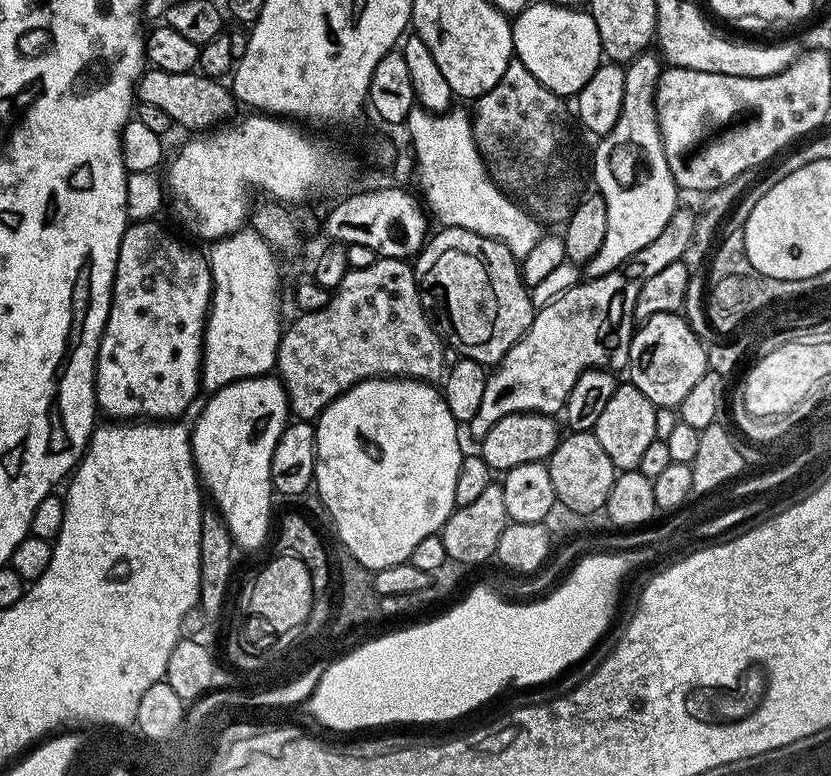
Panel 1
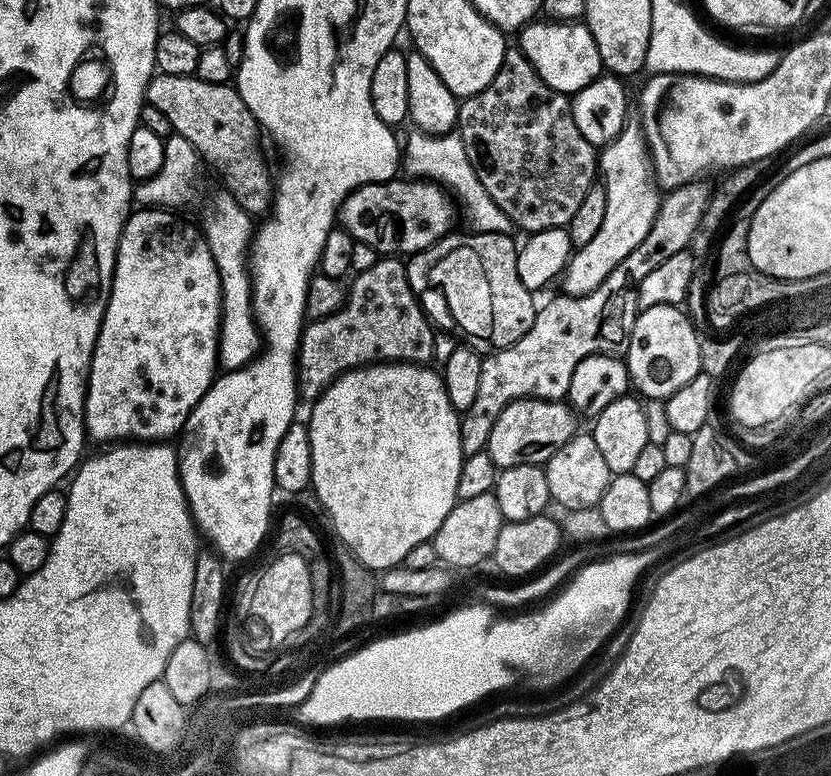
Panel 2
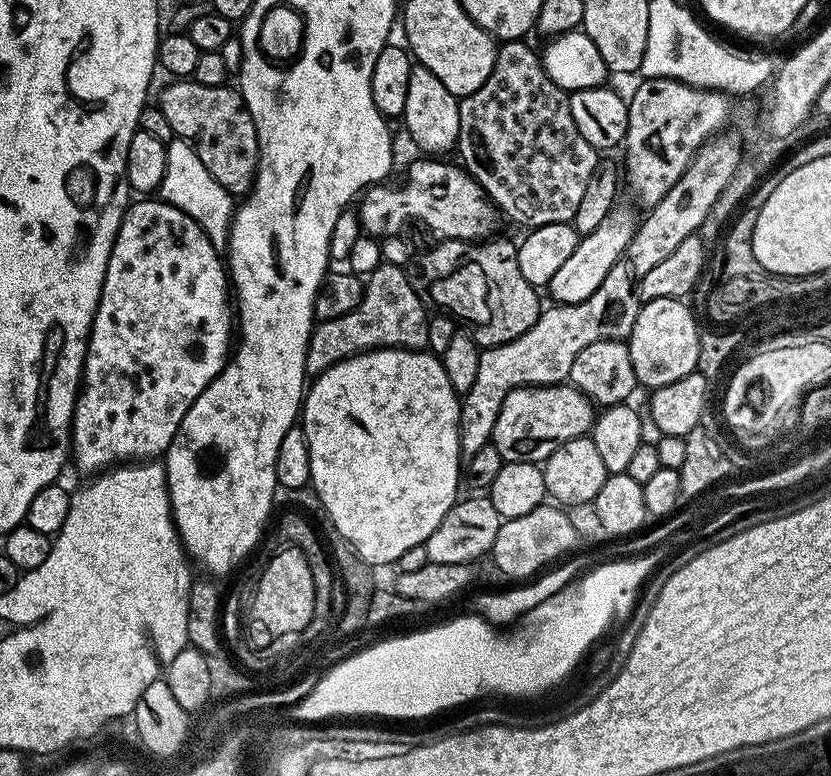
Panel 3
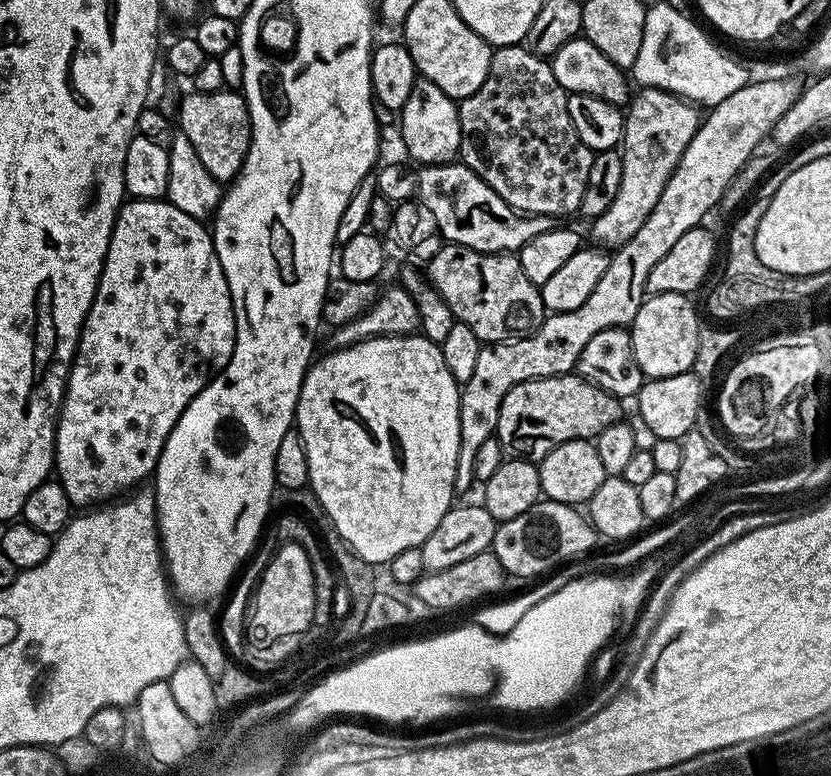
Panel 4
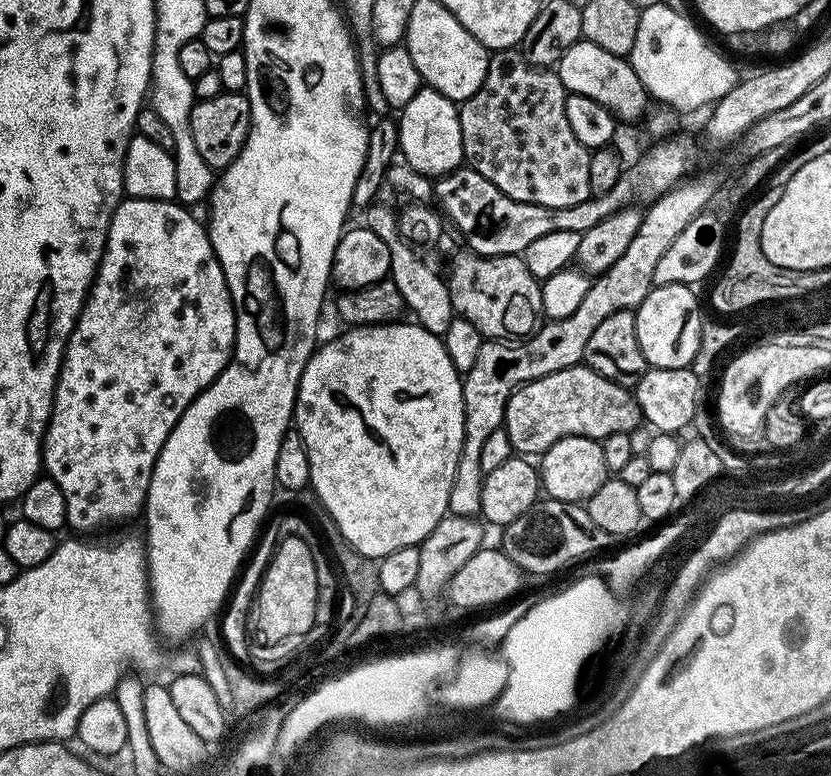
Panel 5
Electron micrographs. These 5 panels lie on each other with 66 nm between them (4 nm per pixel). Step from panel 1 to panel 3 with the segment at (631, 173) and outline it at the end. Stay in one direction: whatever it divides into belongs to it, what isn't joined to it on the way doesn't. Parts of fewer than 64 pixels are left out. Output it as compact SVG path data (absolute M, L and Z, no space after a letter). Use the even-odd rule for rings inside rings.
M617 206L612 209L611 214L602 218L602 226L598 226L598 230L594 230L589 236L581 236L574 254L566 258L566 263L554 273L554 278L550 278L546 286L546 292L553 296L553 301L556 304L580 304L590 298L590 294L594 294L594 290L602 286L606 274L610 274L610 270L626 250L636 232L637 223L638 216L630 209Z

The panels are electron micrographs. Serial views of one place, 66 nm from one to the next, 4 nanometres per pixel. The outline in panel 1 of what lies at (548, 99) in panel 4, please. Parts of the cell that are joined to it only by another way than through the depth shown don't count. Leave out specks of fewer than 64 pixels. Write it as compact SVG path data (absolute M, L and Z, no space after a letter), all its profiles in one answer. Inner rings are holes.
M513 58L502 73L502 78L498 78L498 86L494 86L494 90L486 94L477 96L474 101L476 109L473 107L470 112L474 142L488 166L492 179L505 193L515 194L517 197L524 196L523 207L545 225L563 225L578 203L576 184L568 173L568 160L564 157L564 147L568 144L568 128L564 125L564 104L565 97L542 86L542 82L538 82L538 78L534 78L534 74L530 74L530 70L526 70L520 60Z

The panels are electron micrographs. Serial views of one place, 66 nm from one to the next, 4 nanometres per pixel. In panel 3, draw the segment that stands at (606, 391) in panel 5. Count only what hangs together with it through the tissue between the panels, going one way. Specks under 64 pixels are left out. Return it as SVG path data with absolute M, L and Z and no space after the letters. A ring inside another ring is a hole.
M565 382L562 384L531 384L529 388L515 388L506 394L502 406L498 410L498 418L494 422L491 444L502 454L505 462L530 462L543 465L544 461L554 454L557 444L565 444L579 436L591 433L592 422L598 415L588 397L583 396L577 388Z

